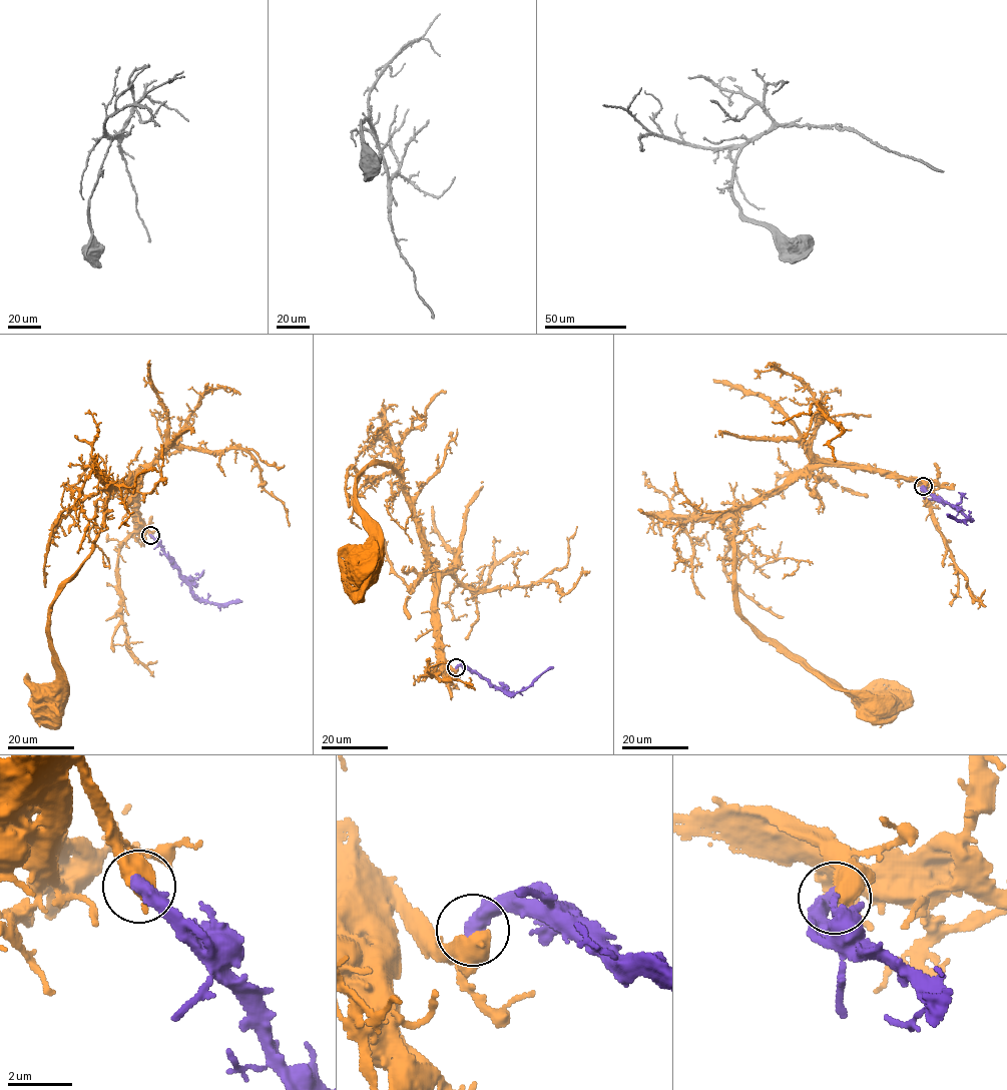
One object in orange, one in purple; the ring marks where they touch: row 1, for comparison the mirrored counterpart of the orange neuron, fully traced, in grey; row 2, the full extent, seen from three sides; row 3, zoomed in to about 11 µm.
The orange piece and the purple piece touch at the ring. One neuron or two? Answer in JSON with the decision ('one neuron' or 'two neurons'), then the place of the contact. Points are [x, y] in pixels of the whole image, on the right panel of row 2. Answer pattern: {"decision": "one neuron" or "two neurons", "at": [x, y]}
{"decision": "one neuron", "at": [923, 486]}

